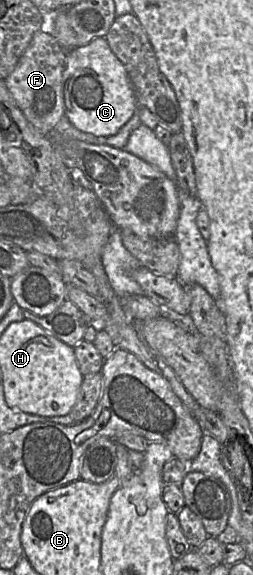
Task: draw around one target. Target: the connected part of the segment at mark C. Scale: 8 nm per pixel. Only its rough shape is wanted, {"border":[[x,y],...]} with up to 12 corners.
{"border":[[104,37],[67,52],[64,114],[117,134],[138,109]]}

